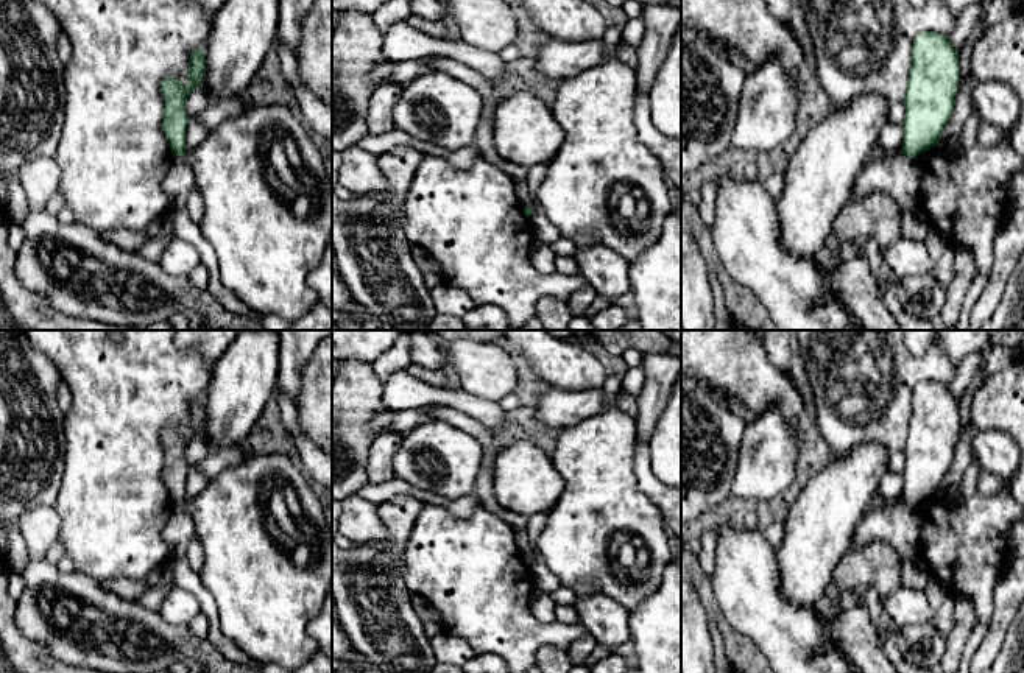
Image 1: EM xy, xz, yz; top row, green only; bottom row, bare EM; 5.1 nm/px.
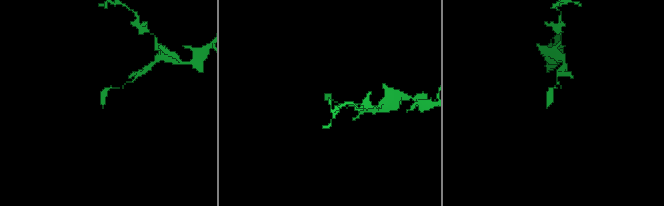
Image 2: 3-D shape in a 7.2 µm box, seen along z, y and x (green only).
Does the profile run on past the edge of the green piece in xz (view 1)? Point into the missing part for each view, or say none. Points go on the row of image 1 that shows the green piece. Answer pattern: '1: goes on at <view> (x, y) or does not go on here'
1: does not go on here

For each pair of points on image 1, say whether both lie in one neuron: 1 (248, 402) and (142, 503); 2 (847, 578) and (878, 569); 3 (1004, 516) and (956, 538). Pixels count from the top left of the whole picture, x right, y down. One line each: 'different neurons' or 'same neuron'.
1: different neurons
2: same neuron
3: same neuron

